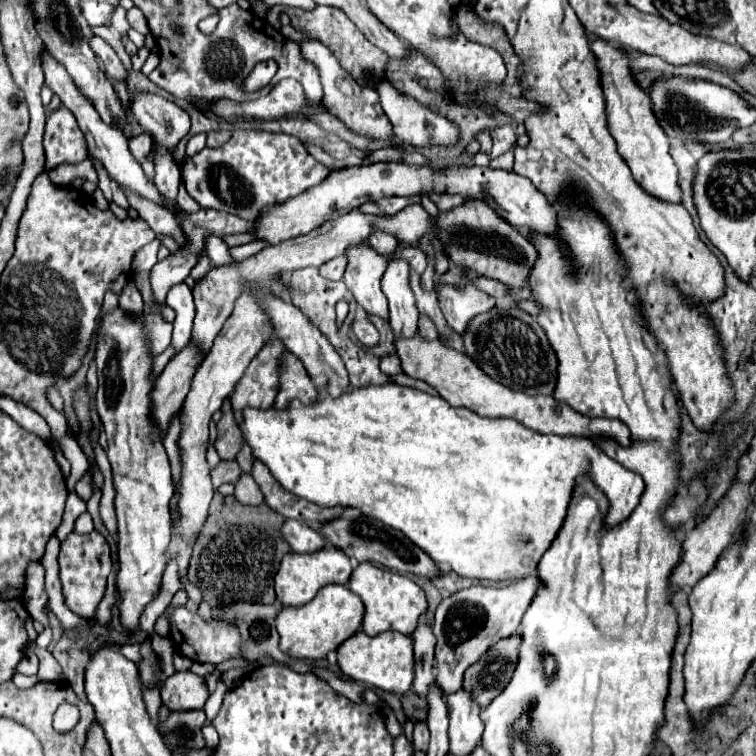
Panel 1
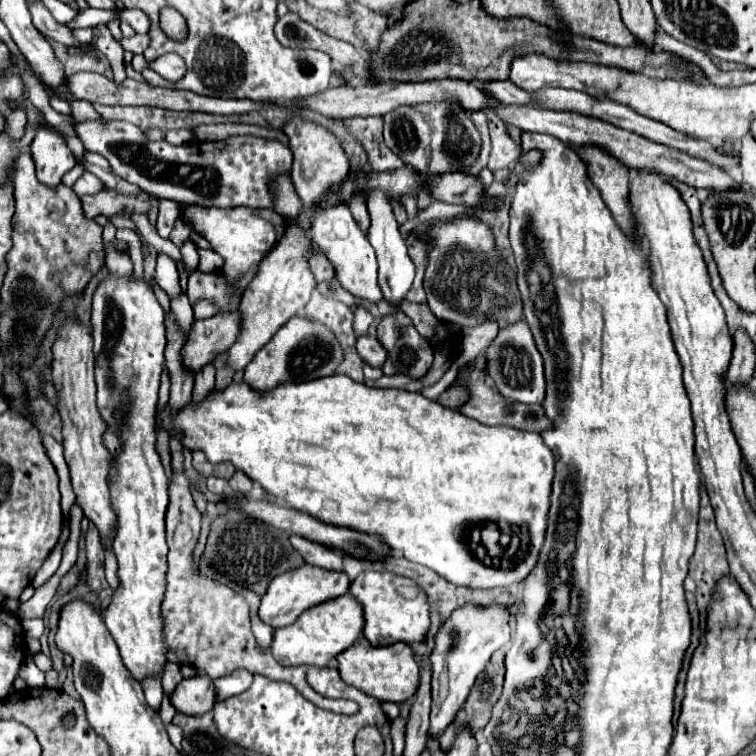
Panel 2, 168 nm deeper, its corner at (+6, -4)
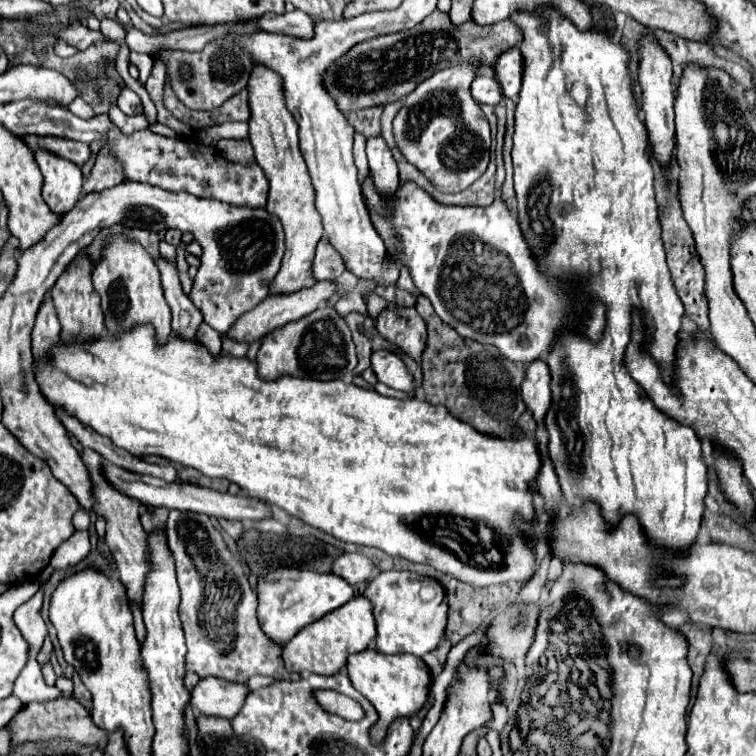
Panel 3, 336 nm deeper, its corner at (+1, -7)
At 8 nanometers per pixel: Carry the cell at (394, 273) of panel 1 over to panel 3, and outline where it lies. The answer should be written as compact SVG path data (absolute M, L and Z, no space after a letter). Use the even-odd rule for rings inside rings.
M381 136L367 138L367 158L369 158L369 170L373 174L377 190L387 198L393 196L399 184L397 164L393 158L393 152L387 148L387 142Z

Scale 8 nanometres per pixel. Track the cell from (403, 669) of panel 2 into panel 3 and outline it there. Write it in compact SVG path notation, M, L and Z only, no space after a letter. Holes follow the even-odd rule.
M363 650L359 654L349 656L347 670L349 670L349 678L355 690L359 690L375 706L379 714L379 722L371 728L371 738L377 744L385 738L387 726L393 720L397 720L399 710L403 718L409 718L409 716L415 716L427 702L431 674L429 674L427 664L419 656L411 656L411 654L387 656L375 650Z

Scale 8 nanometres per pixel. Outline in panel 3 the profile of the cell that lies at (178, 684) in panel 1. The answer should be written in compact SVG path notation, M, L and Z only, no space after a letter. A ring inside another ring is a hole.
M203 678L191 692L191 706L205 716L221 716L231 720L239 714L239 708L243 708L247 692L247 684Z

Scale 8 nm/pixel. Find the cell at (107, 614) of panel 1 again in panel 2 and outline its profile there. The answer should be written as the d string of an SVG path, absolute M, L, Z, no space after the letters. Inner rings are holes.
M94 523L88 525L86 553L88 553L88 587L98 595L100 607L106 609L106 605L110 603L112 587L108 585L108 581L104 577L104 551L102 551L102 543L100 543L100 533L94 527Z

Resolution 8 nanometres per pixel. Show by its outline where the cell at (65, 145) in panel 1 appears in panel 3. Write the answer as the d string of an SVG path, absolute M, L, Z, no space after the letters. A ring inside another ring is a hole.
M35 152L35 160L43 172L43 200L55 214L67 214L81 198L83 174L81 168L69 160L53 156L51 152Z

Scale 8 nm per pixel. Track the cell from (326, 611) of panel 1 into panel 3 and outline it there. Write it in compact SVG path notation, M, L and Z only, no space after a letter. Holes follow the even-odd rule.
M357 596L343 604L343 608L329 612L329 616L323 616L323 620L309 624L301 632L297 632L285 646L283 646L283 660L285 668L289 672L313 672L321 676L333 676L341 670L341 666L347 662L347 656L363 652L369 648L371 640L375 638L375 618L371 602L365 596Z

